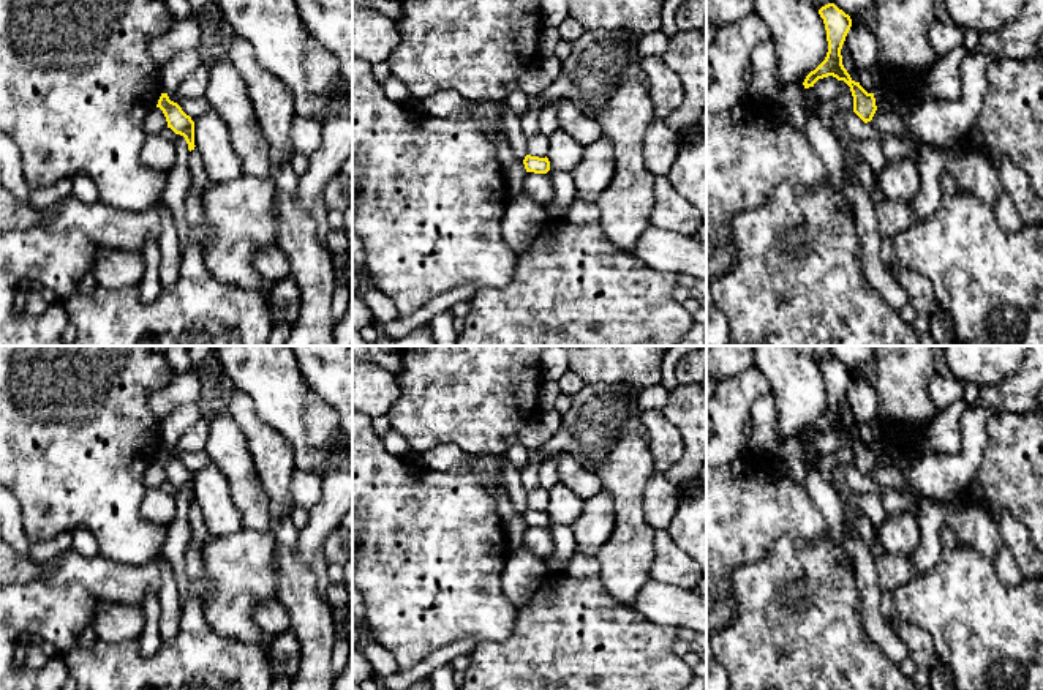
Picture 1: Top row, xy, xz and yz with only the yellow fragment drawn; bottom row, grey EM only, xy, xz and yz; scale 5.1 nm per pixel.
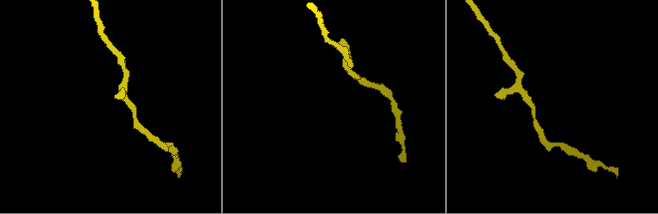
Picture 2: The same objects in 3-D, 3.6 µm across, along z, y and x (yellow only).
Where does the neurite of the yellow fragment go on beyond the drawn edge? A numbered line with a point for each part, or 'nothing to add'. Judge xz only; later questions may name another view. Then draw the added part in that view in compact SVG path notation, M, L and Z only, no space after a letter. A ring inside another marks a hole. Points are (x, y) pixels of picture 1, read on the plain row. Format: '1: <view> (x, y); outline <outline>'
nothing to add

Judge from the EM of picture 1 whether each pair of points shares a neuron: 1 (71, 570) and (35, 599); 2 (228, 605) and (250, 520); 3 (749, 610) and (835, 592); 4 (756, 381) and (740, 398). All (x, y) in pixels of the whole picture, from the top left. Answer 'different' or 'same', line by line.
1: different
2: different
3: same
4: same

